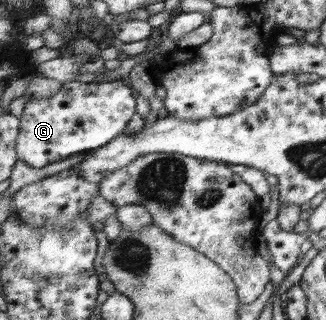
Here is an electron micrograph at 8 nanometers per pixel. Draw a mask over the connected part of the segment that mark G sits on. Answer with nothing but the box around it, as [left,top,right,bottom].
[16,81,134,167]

